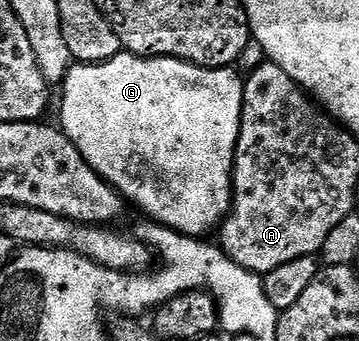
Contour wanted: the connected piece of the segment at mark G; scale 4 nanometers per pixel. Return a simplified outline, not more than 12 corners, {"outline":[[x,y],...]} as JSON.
{"outline":[[72,65],[61,130],[146,218],[231,212],[231,67]]}

